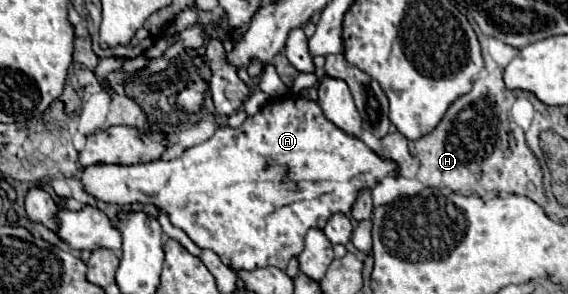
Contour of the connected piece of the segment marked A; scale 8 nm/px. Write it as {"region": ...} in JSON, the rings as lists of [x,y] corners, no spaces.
{"region":[[[289,94],[283,98],[273,98],[255,116],[249,116],[239,128],[217,128],[211,140],[189,148],[175,160],[157,160],[135,166],[89,166],[89,170],[81,172],[81,182],[85,184],[85,192],[101,202],[113,202],[119,206],[151,202],[163,208],[173,226],[185,230],[199,248],[215,252],[223,264],[233,270],[257,270],[267,266],[285,270],[289,260],[303,250],[303,238],[309,226],[323,228],[325,224],[269,226],[269,214],[301,200],[325,202],[329,206],[329,216],[339,212],[349,214],[353,198],[357,198],[357,190],[361,190],[361,186],[373,188],[379,178],[395,174],[395,170],[397,166],[393,166],[393,162],[385,162],[361,140],[351,138],[343,130],[337,130],[337,126],[333,126],[333,122],[323,116],[323,110],[317,102]]]}

